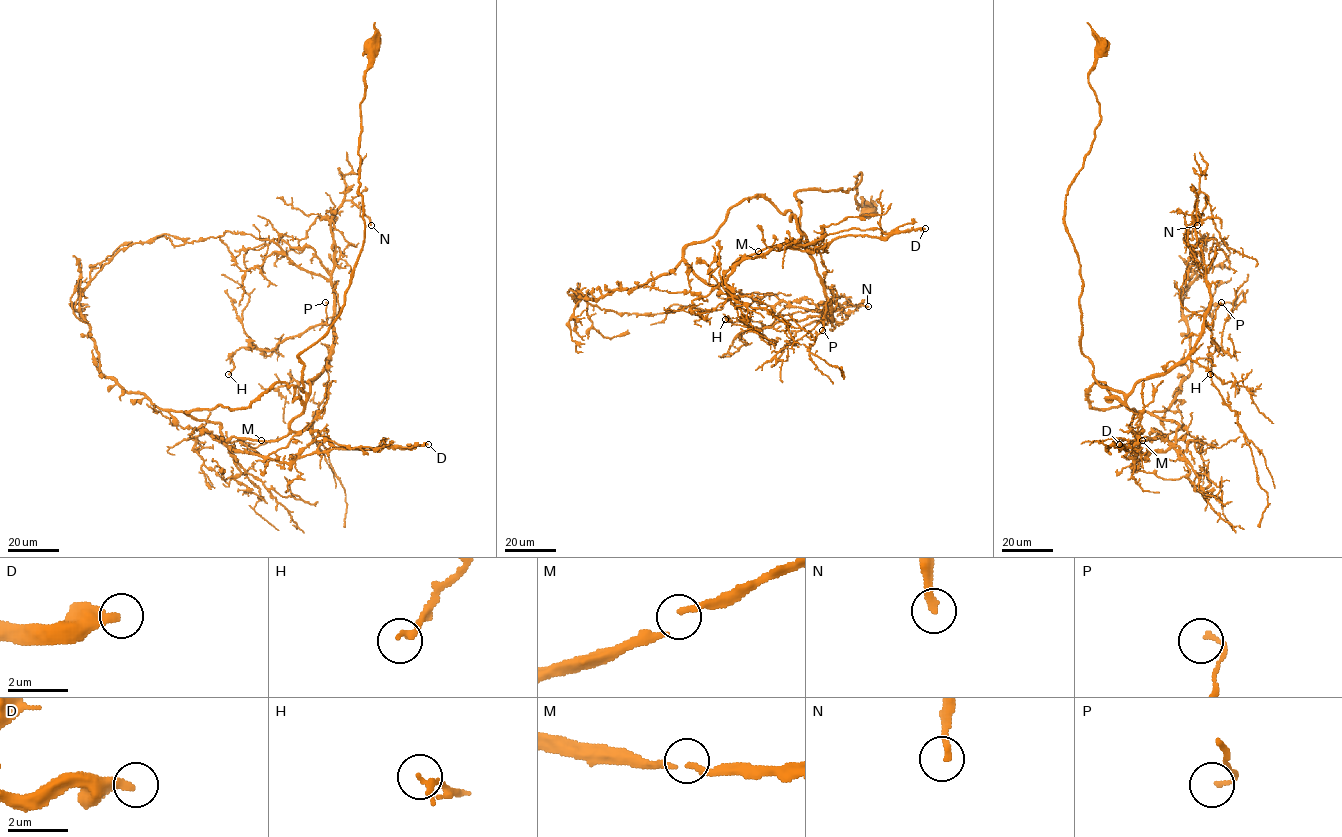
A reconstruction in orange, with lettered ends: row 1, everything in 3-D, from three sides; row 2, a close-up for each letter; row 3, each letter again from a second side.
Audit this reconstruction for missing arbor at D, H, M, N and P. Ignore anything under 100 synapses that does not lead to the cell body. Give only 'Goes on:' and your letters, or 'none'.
Goes on: D

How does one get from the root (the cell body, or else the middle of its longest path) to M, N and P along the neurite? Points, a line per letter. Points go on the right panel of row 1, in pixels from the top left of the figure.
M: (1102, 45), (1089, 75), (1101, 122), (1064, 220), (1082, 279), (1081, 351), (1093, 378), (1123, 394), (1142, 440)
N: (1102, 45), (1064, 217), (1101, 386), (1128, 394), (1193, 349), (1197, 225)
P: (1102, 45), (1089, 75), (1101, 122), (1064, 217), (1093, 378), (1128, 394), (1166, 373), (1221, 302)

